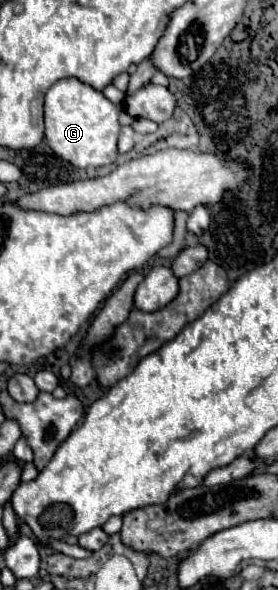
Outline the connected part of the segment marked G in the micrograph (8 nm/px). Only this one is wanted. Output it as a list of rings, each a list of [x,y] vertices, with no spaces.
[[[66,77],[56,81],[46,93],[44,139],[58,157],[70,161],[78,169],[112,165],[118,157],[116,151],[116,141],[120,131],[118,115],[120,107],[110,99],[106,99],[102,91],[96,91],[94,87],[76,77]]]

